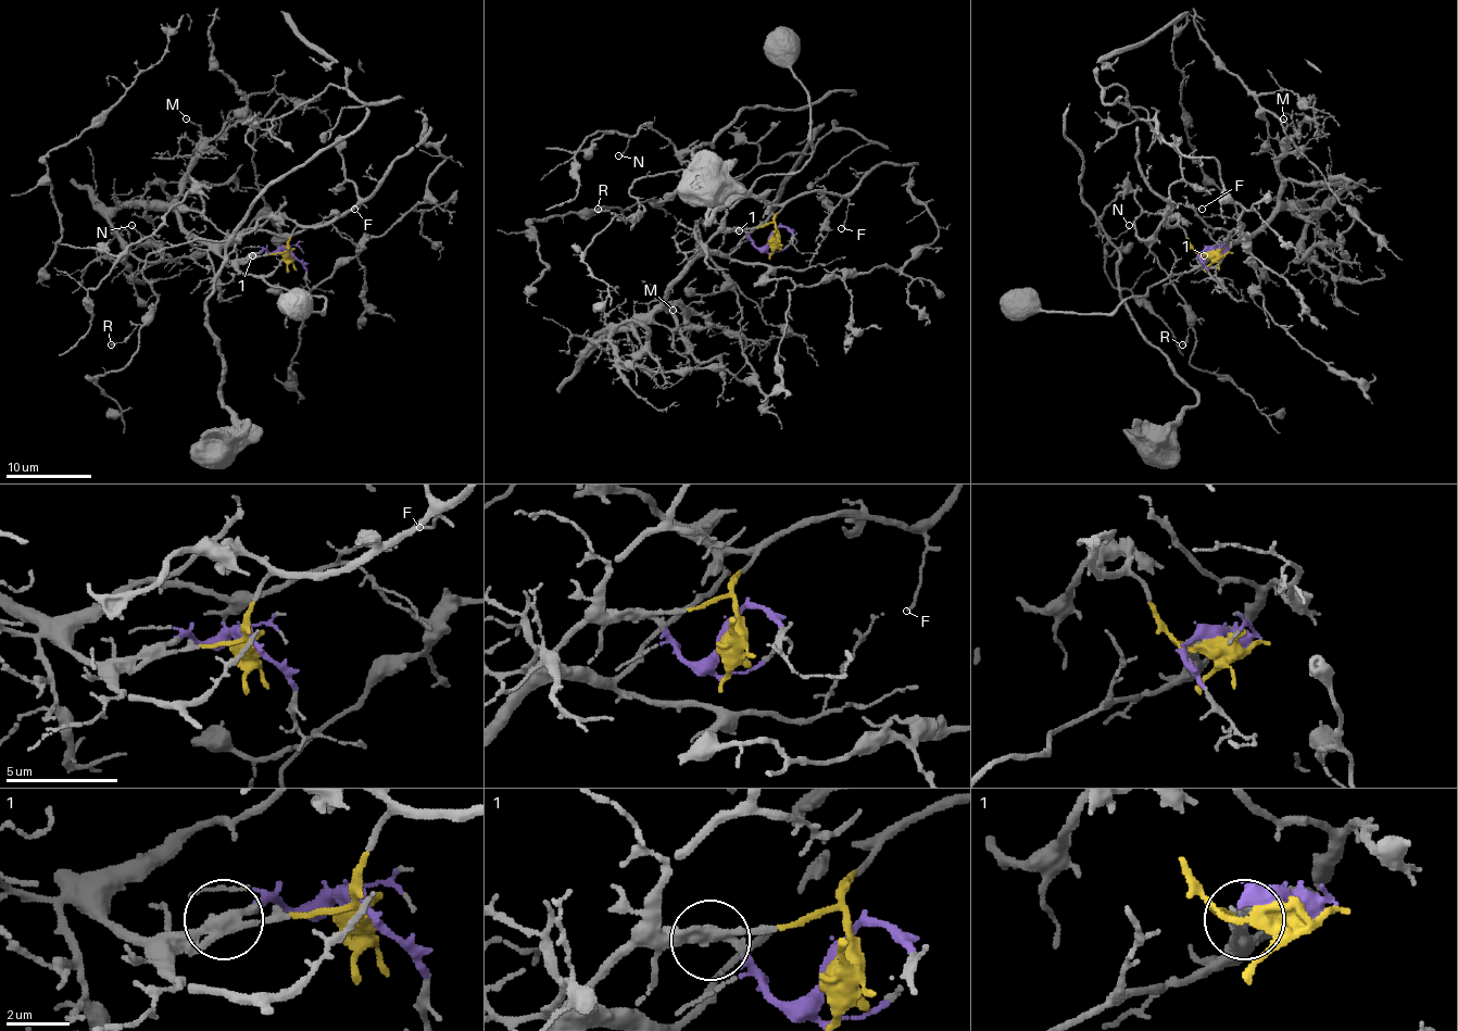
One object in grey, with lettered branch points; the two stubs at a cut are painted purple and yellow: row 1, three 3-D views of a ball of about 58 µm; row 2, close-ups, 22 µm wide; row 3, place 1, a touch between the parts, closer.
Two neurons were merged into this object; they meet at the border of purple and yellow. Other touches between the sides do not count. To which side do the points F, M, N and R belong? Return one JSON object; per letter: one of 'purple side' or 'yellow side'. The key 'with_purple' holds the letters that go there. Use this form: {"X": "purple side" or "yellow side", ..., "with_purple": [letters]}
{"F": "yellow side", "M": "purple side", "N": "yellow side", "R": "yellow side", "with_purple": ["M"]}

